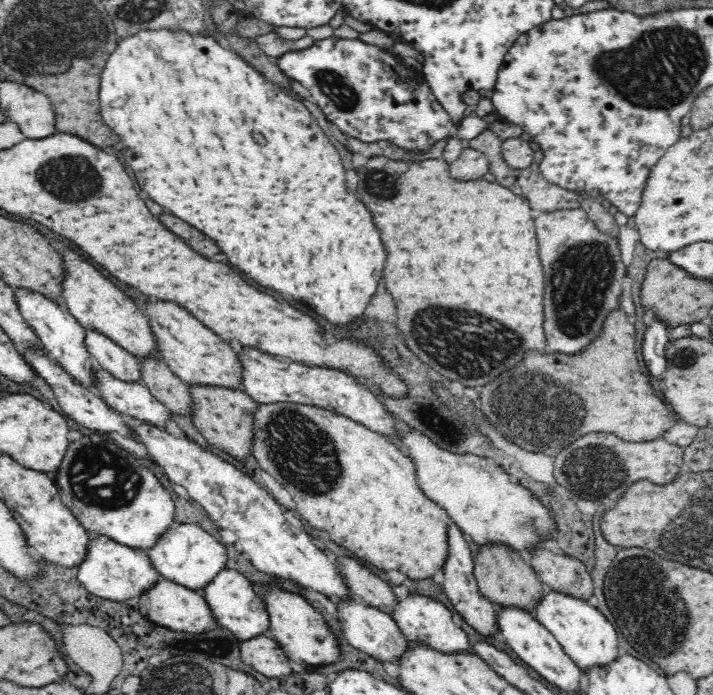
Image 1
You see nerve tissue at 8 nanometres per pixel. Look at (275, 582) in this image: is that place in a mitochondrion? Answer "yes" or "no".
no

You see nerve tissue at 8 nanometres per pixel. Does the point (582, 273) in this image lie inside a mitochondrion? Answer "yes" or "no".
yes

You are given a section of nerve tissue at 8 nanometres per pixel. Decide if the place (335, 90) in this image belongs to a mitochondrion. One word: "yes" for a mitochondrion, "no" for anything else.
yes

